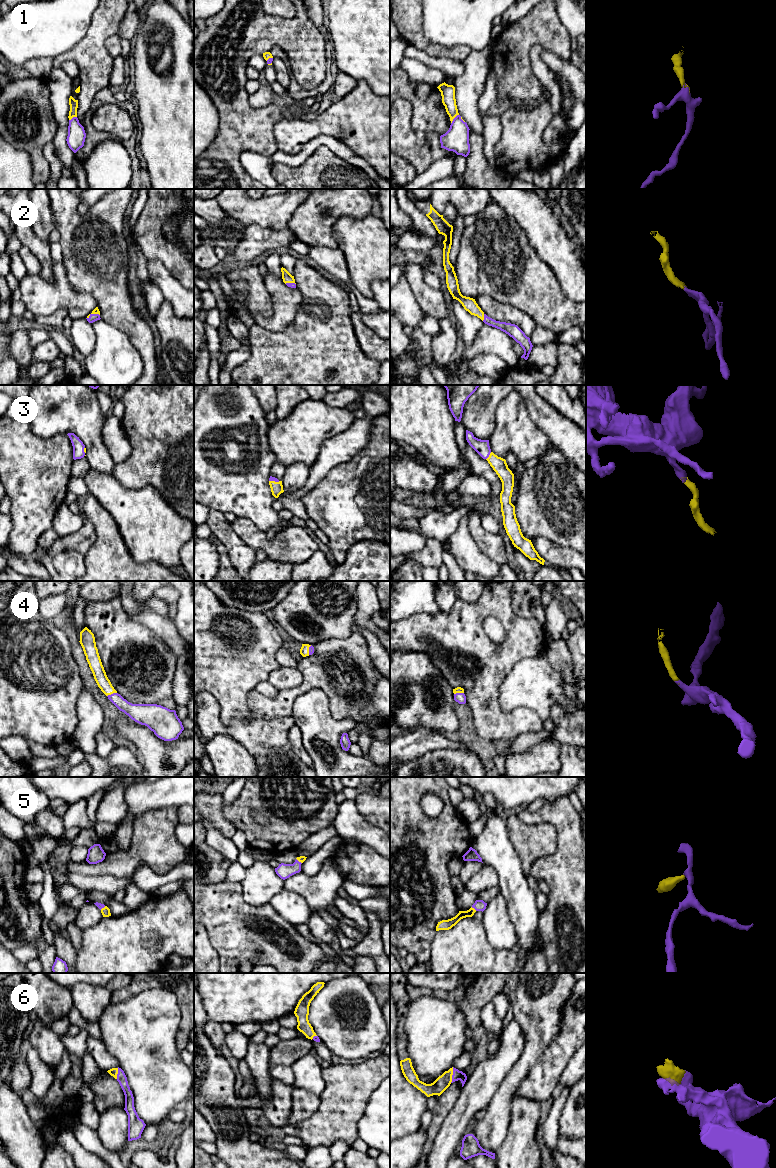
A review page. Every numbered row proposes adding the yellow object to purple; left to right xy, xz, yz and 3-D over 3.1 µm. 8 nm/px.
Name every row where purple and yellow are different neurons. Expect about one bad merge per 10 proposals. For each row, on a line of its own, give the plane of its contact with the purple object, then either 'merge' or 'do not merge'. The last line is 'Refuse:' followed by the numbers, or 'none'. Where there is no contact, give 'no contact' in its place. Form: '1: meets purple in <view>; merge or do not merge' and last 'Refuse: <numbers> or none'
1: meets purple in yz; merge
2: meets purple in yz; merge
3: meets purple in yz; merge
4: meets purple in xy; merge
5: meets purple in yz; merge
6: meets purple in yz; merge
Refuse: none

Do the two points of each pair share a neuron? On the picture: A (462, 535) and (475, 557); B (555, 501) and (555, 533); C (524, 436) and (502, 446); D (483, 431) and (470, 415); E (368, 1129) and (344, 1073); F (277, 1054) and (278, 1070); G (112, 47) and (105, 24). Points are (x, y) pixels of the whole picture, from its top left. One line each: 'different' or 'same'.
A: same
B: same
C: same
D: same
E: different
F: different
G: different

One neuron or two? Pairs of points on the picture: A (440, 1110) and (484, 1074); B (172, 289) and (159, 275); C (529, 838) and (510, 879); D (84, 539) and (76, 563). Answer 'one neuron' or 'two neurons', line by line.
A: two neurons
B: one neuron
C: two neurons
D: two neurons

